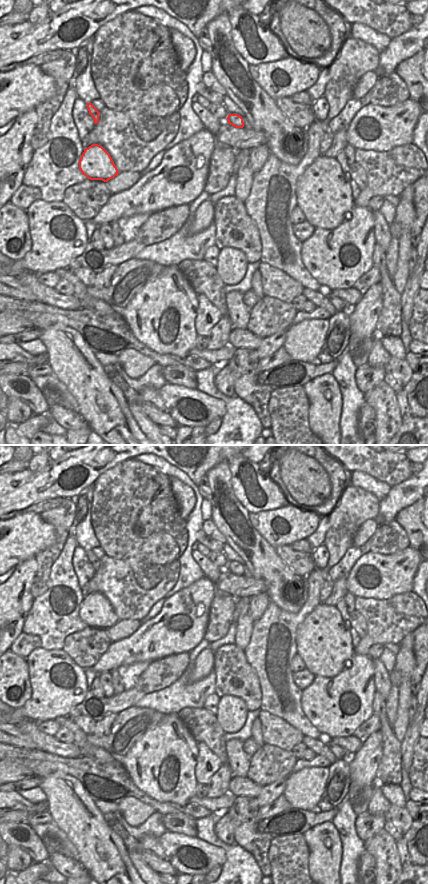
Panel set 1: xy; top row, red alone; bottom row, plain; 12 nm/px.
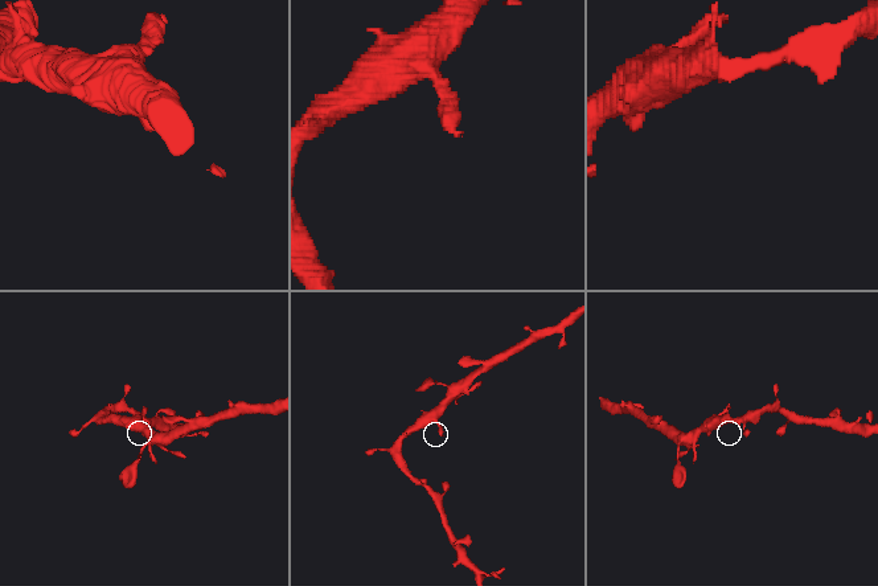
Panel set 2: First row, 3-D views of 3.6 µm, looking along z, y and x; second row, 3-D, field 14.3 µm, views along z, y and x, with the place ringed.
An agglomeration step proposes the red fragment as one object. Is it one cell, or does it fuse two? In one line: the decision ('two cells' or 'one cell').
one cell

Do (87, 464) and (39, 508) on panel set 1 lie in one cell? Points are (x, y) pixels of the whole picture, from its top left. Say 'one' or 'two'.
two

